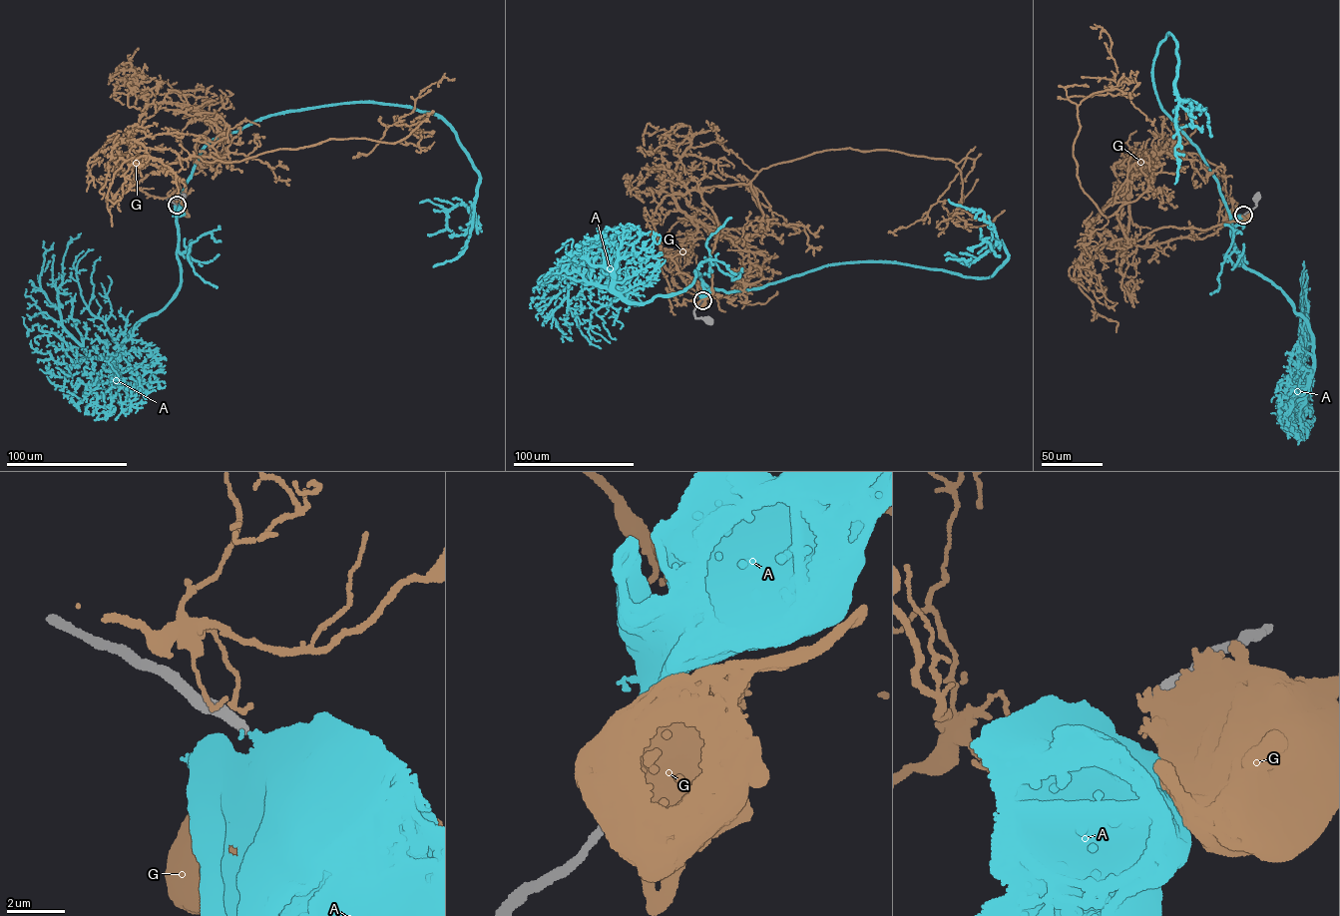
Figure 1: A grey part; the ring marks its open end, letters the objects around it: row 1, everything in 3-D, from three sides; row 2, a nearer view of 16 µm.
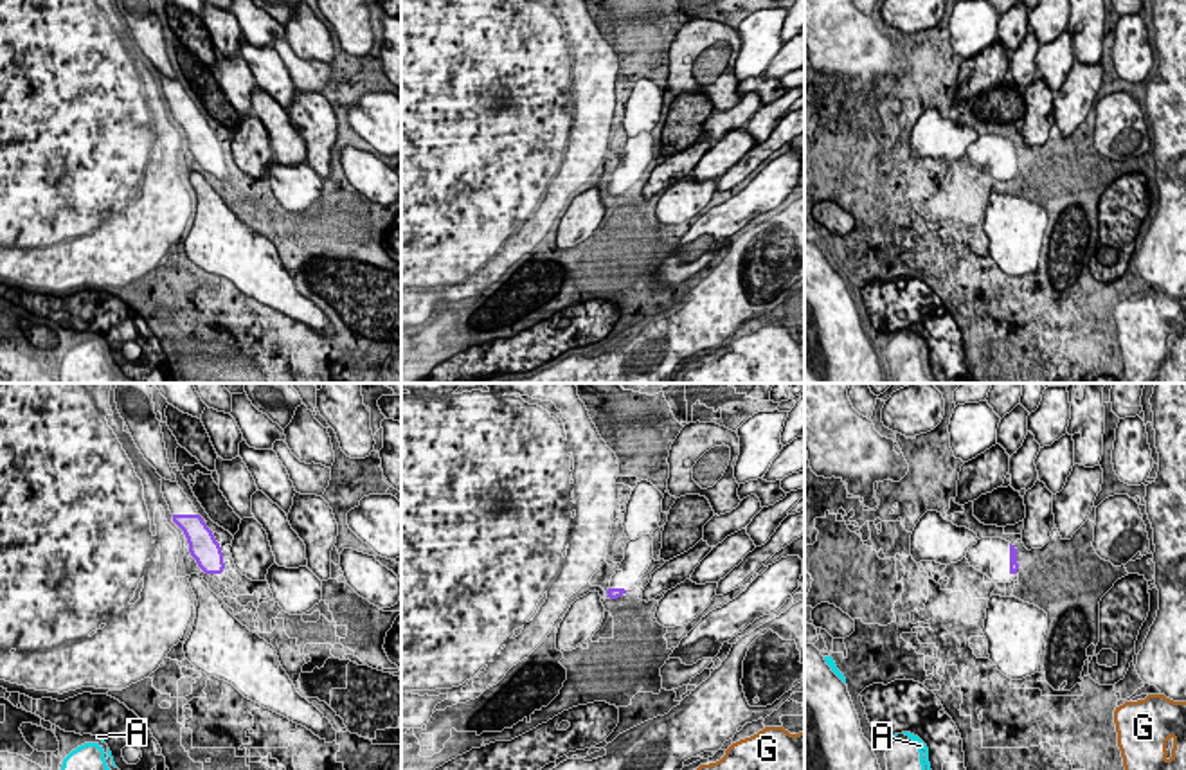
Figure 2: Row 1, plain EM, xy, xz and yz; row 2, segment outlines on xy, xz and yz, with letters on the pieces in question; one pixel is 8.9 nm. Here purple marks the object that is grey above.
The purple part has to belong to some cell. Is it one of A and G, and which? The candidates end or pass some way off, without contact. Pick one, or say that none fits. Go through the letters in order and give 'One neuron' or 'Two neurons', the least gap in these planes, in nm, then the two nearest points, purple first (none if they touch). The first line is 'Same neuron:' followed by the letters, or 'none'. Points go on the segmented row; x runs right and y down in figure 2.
Same neuron: none
A: Two neurons. Distance 1700 nm. Across: yz (1010, 573), (916, 736)
G: Two neurons. Distance 1500 nm. Across: yz (1015, 573), (1116, 707)

